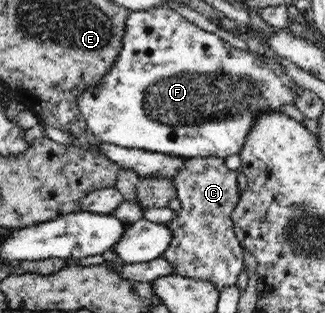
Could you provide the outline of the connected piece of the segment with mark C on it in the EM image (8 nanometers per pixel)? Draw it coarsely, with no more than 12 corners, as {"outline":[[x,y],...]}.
{"outline":[[189,158],[160,255],[218,295],[244,272],[238,173]]}

